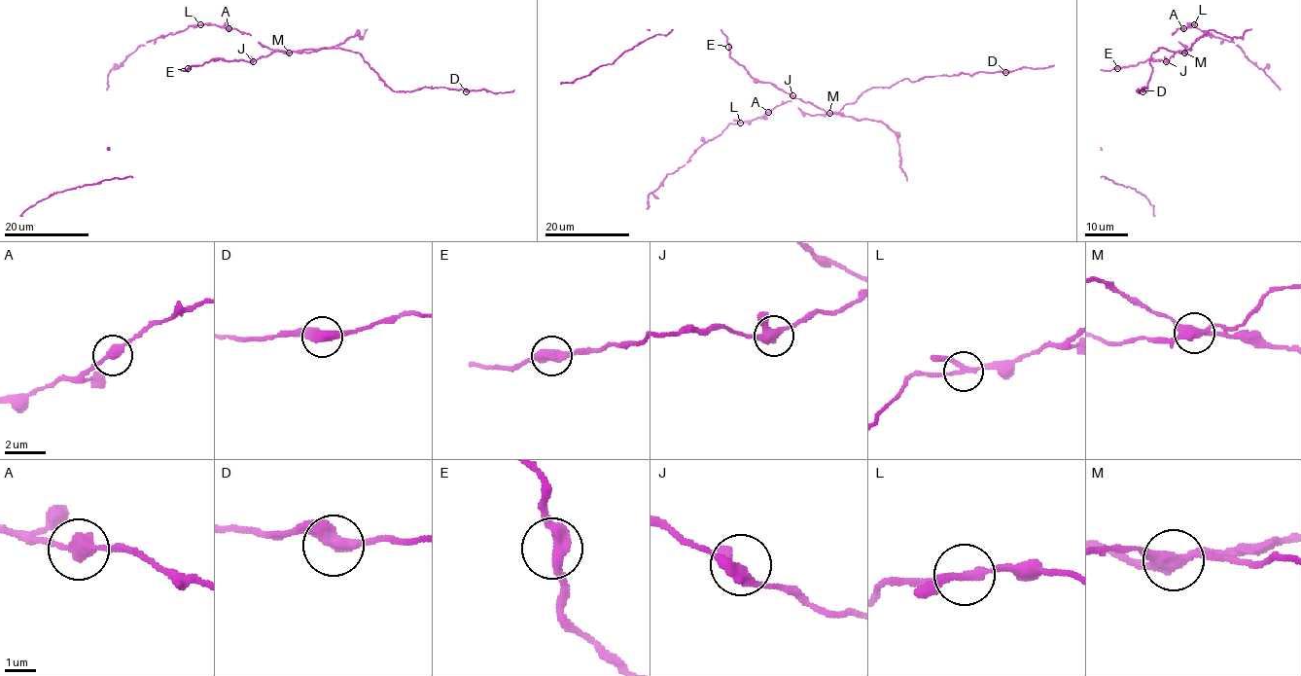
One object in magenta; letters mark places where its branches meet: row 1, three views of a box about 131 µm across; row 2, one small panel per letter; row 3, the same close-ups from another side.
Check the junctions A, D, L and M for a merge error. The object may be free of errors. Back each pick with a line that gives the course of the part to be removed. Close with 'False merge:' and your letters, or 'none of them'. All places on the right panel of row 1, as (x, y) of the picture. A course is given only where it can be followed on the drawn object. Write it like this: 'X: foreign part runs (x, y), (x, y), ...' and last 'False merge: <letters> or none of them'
False merge: M

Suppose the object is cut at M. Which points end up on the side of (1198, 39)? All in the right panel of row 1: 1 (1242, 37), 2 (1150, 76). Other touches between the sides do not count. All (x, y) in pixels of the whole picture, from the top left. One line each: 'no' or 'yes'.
1: yes
2: no

